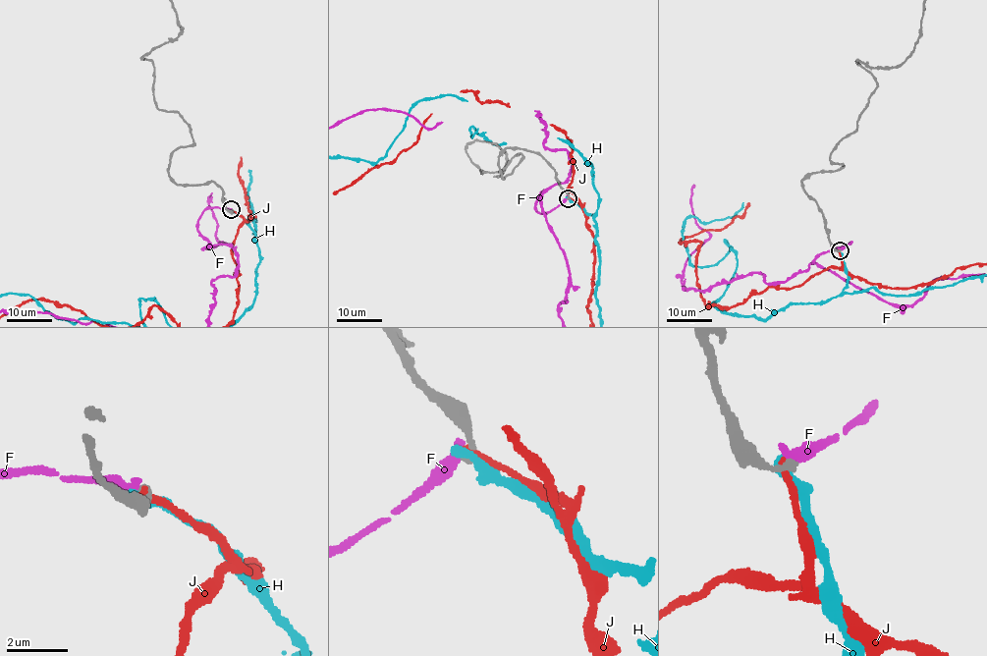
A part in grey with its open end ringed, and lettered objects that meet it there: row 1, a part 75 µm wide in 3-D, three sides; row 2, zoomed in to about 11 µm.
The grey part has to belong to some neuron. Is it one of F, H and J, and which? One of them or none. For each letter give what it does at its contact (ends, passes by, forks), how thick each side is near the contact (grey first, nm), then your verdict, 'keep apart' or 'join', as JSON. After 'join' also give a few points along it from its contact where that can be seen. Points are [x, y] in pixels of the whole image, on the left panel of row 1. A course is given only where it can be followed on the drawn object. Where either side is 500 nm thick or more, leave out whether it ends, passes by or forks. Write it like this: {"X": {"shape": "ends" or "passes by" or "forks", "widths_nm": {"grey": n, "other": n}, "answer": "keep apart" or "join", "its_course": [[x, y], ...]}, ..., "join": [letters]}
{"F": {"shape": "ends", "widths_nm": {"grey": 260, "other": 420}, "answer": "keep apart"}, "H": {"shape": "ends", "widths_nm": {"grey": 280, "other": 400}, "answer": "keep apart"}, "J": {"shape": "ends", "widths_nm": {"grey": 280, "other": 240}, "answer": "keep apart"}, "join": []}

